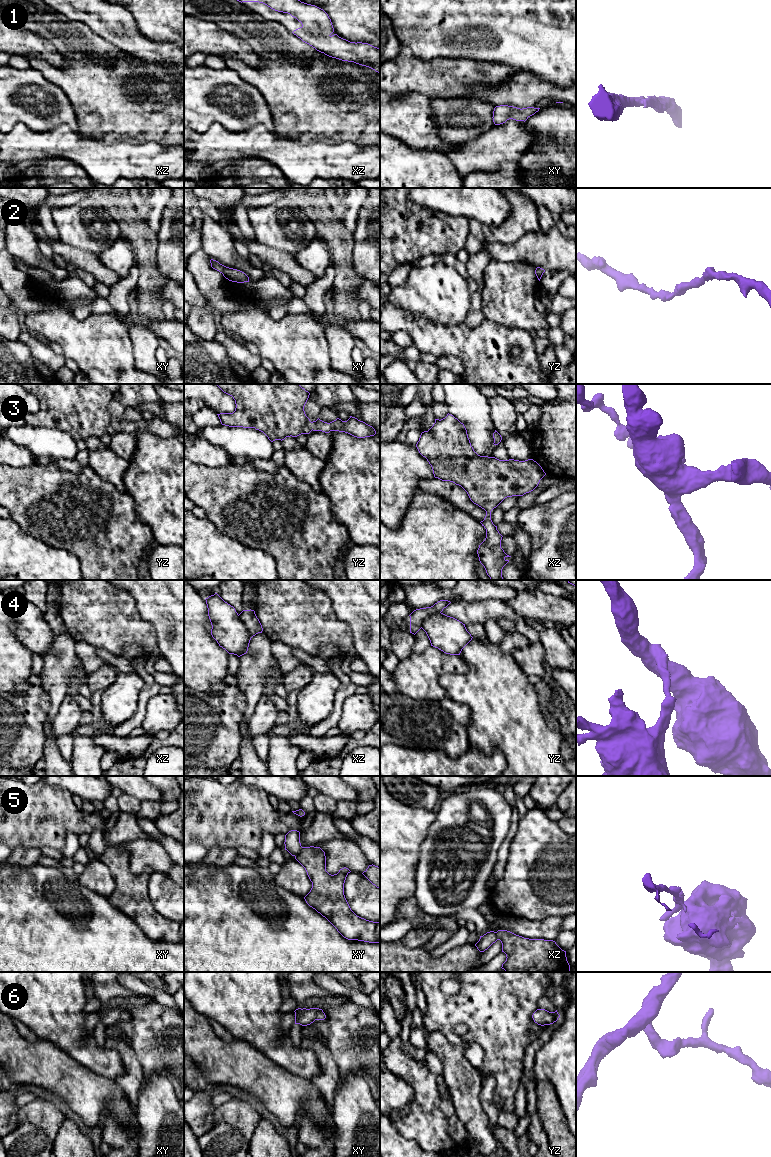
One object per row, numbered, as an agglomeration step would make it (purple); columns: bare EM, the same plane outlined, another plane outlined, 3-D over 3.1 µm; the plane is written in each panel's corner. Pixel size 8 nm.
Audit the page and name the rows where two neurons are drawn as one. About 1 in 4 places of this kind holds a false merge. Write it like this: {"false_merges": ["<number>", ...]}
{"false_merges": ["4", "5"]}

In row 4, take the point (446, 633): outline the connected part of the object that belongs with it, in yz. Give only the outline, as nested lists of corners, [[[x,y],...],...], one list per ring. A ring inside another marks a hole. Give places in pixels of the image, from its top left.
[[[443,613],[426,618],[422,629],[426,632],[431,646],[450,655],[460,655],[473,638],[465,624]]]

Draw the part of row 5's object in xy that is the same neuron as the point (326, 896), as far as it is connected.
[[[302,847],[295,859],[305,868],[312,882],[310,892],[304,897],[306,903],[325,917],[344,938],[380,944],[380,922],[369,921],[357,916],[345,898],[344,883],[351,871],[344,867],[337,874],[329,874],[326,871],[325,852],[320,847]]]

